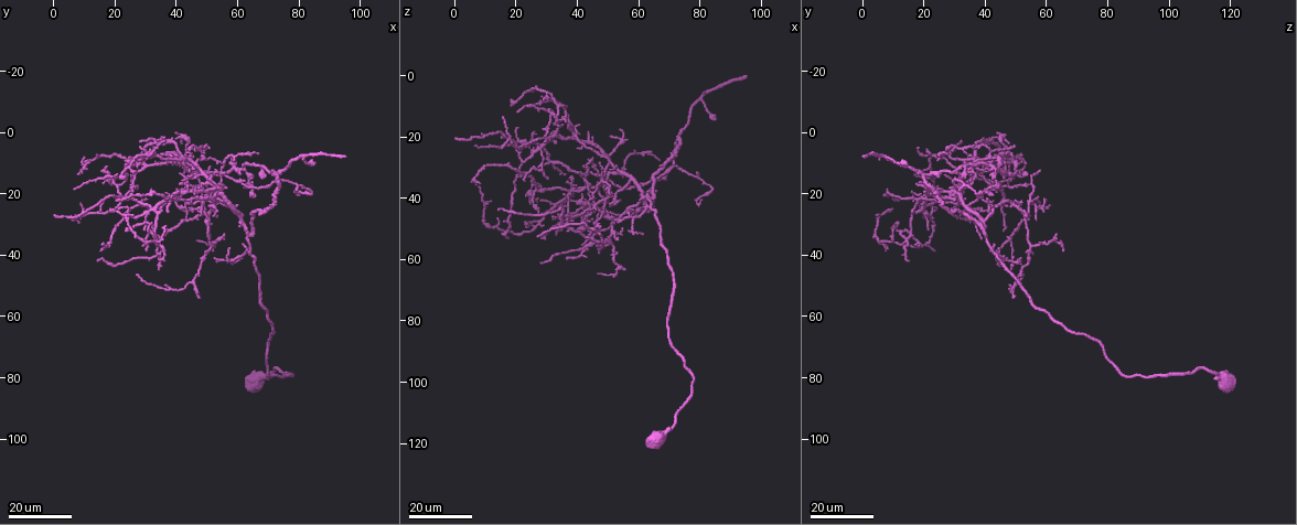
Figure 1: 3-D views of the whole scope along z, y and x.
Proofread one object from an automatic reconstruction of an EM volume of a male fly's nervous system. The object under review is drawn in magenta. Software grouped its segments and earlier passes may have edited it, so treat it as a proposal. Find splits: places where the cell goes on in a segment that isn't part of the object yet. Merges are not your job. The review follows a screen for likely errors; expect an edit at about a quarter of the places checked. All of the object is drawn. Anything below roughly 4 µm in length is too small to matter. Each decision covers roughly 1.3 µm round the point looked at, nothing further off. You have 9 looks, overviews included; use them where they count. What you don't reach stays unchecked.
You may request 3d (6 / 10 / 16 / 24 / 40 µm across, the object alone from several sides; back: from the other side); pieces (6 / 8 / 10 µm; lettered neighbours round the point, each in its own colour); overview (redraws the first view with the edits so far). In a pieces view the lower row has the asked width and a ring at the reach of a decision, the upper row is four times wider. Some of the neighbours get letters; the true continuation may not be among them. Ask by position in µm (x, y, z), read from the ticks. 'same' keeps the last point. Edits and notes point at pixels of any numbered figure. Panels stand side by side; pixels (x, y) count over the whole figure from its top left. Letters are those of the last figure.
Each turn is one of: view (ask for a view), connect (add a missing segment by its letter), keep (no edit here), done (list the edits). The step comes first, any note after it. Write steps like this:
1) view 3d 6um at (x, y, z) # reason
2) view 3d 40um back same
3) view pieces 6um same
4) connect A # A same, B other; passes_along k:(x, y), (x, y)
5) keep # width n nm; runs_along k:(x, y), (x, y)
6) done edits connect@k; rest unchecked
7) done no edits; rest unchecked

view 3d 24um at (30, 21, 33) # branch stops here

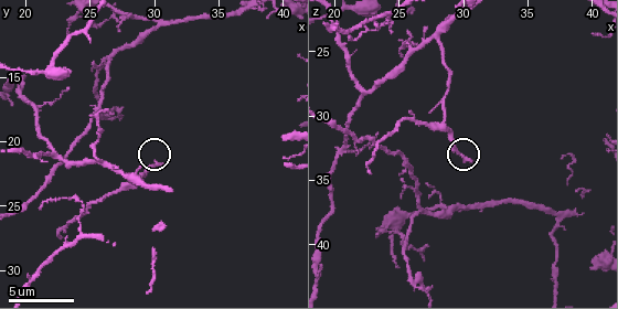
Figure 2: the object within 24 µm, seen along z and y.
view pieces 10um at (30.4, 21.8, 33.6)

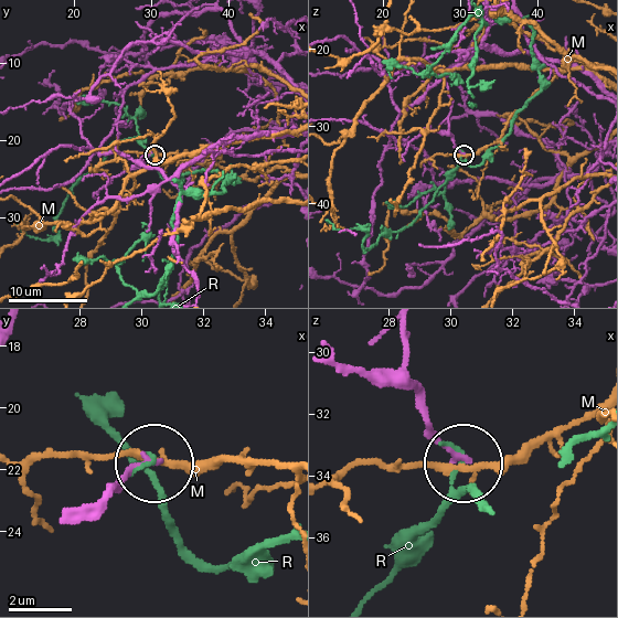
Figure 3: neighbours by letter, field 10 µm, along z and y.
keep # M other, R other; runs_along 3:(105, 493), (149, 465); none of them fits

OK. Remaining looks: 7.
view 3d 16um at (20, 22, 11) # long arm stops here

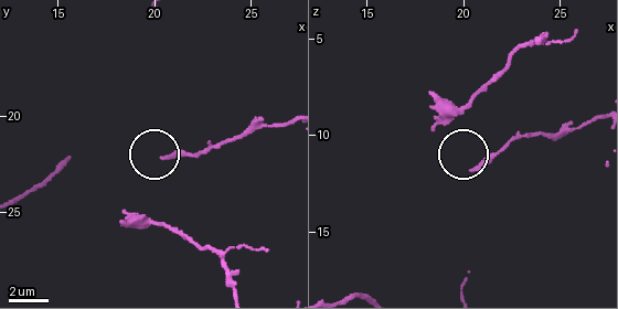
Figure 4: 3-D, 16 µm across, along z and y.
view pieces 10um at (20.5, 22.2, 11.8) # what lies round it

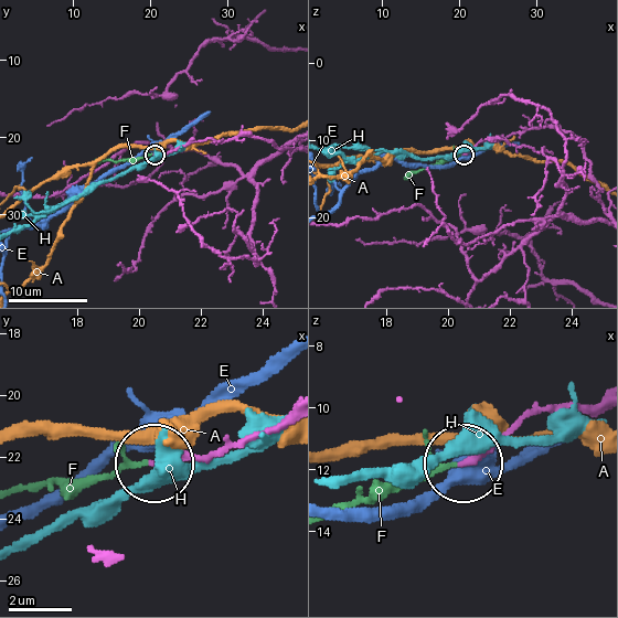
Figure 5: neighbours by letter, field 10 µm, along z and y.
connect F # A other, E other, F same, H other; passes_along 5:(234, 441), (196, 457), (23, 489); the cell continues

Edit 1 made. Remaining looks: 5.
view 3d 16um at (24, 33, 10) # an open end

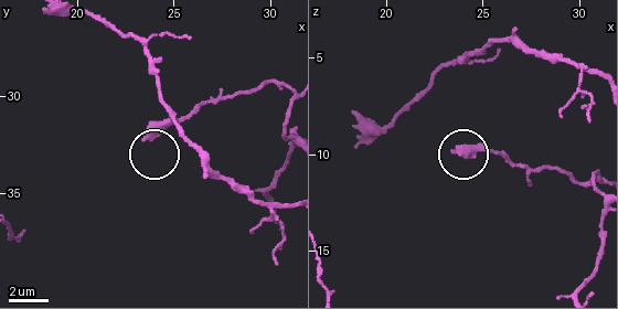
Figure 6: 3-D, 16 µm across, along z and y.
view 3d 6um at (23.6, 32.1, 9.8) # closer look

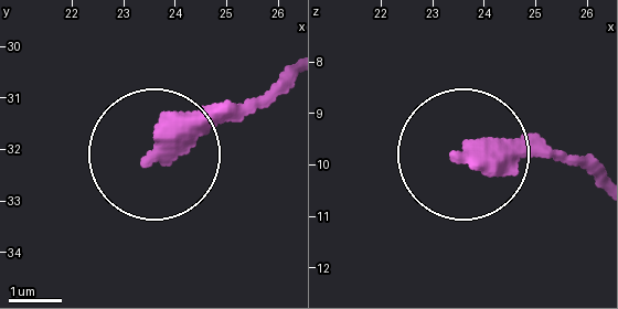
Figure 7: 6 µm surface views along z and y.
view pieces 8um at (23.60, 32.10, 9.90)

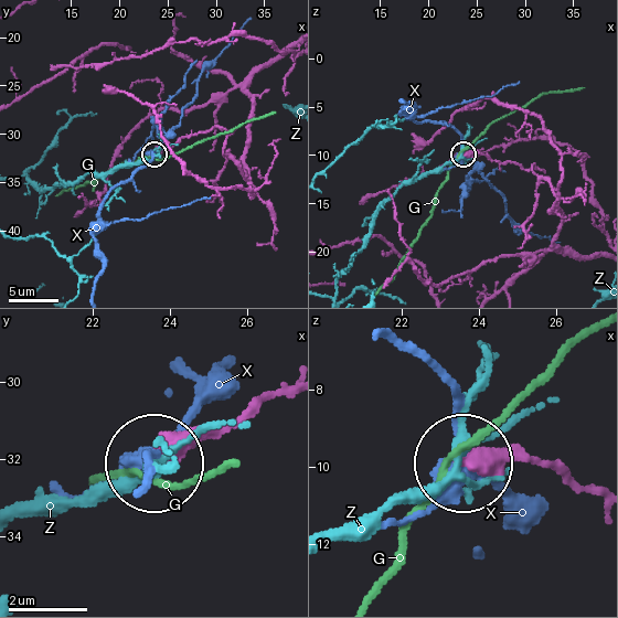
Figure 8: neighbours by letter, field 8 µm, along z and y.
keep # width 420 nm; G other, X other, Z other; runs_along 8:(575, 488), (535, 461), (469, 461); no lettered segment goes on from it

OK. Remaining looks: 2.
view 3d 16um at (95, 8, 0) # end of a long branch

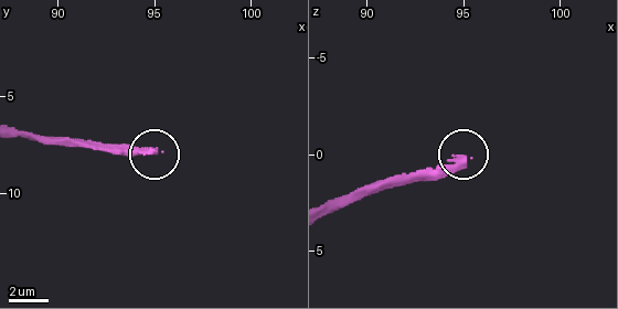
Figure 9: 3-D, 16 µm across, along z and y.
view pieces 8um at (95.1, 7.9, 0.3)

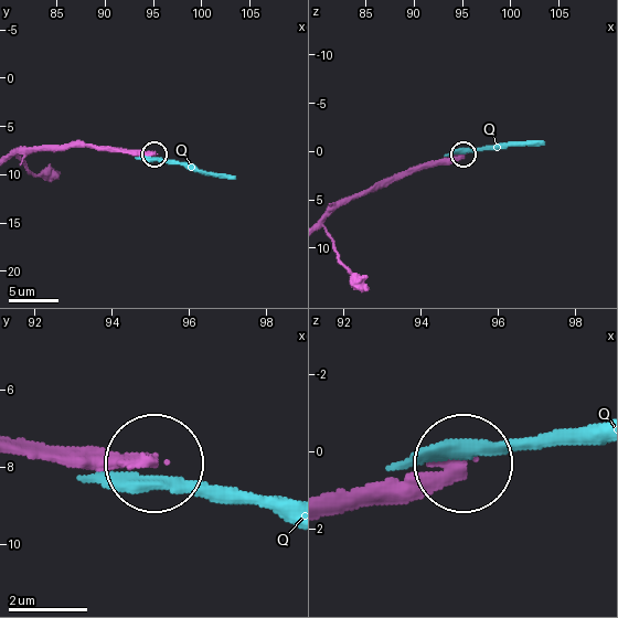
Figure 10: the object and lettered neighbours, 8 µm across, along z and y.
keep # Q other; runs_along 10:(334, 515), (434, 492), (460, 469); no lettered segment goes on from it

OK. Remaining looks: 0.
done edits connect@5; rest unchecked

